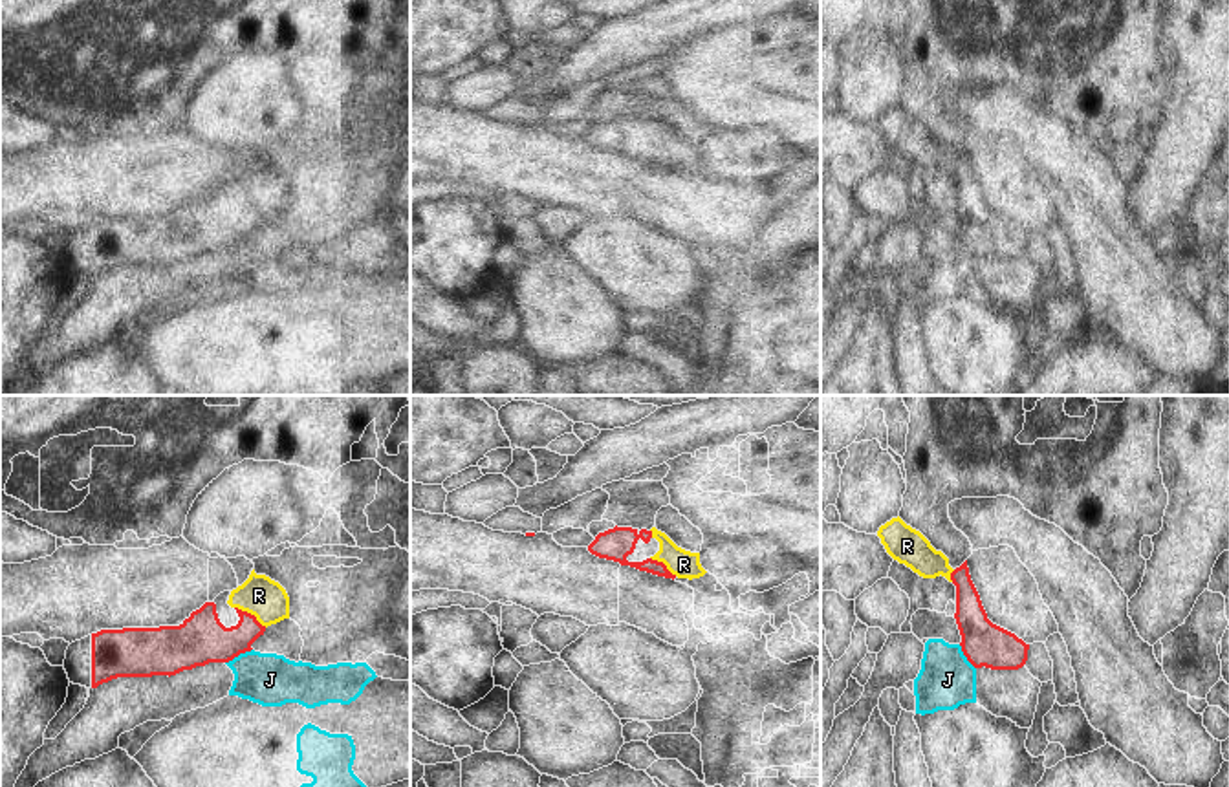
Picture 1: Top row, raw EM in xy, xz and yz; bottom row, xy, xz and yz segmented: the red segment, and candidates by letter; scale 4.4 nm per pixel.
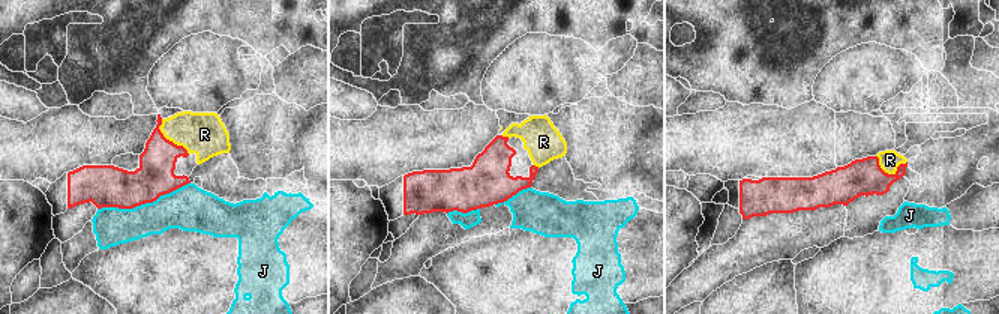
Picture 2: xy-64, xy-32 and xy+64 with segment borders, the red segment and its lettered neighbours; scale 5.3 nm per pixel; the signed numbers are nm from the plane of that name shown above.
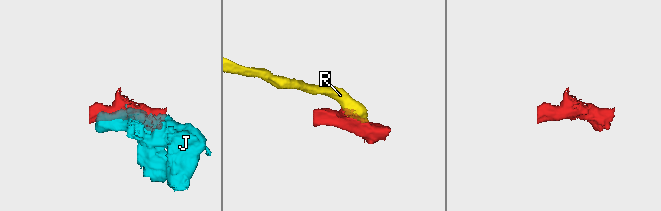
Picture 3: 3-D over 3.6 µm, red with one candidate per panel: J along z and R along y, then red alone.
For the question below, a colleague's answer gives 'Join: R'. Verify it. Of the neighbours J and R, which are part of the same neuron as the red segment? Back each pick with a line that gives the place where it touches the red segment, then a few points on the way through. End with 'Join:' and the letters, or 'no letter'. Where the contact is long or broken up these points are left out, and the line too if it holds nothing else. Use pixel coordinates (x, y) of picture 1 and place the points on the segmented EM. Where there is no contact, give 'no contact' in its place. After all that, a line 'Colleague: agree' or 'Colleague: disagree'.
R: meets red in xy at (250, 614)
Join: R
Colleague: agree

